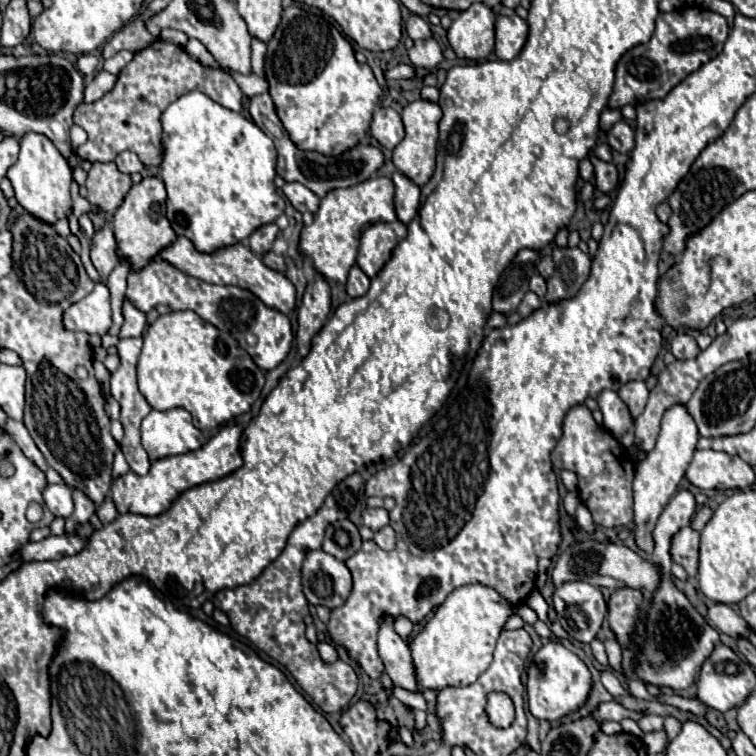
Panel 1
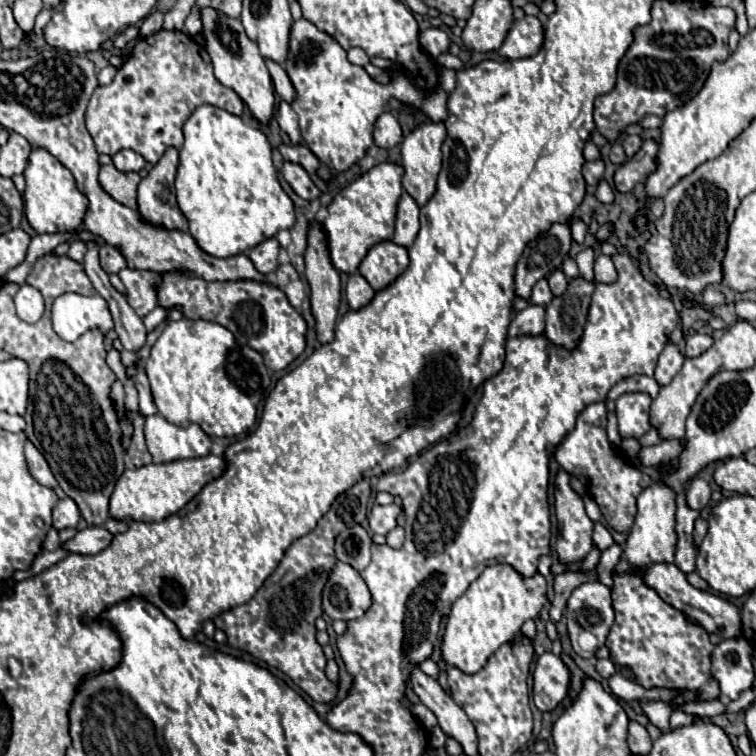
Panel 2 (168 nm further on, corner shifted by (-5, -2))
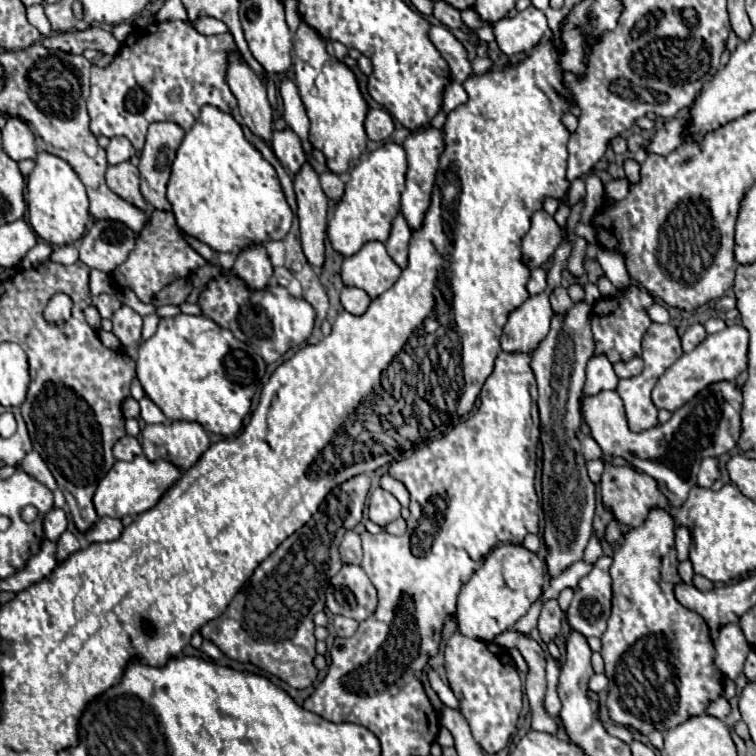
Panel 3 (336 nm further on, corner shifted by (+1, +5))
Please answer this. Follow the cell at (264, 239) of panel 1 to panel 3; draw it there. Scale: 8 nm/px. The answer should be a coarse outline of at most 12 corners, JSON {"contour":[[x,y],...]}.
{"contour":[[263,244],[237,254],[231,270],[249,288],[265,288],[273,266]]}

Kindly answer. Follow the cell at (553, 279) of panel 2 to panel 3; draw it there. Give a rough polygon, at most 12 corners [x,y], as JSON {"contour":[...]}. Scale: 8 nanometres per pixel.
{"contour":[[563,286],[549,294],[555,312],[567,312],[573,306]]}

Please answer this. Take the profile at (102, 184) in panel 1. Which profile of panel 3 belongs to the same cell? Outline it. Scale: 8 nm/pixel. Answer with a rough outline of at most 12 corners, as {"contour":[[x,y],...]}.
{"contour":[[131,162],[107,166],[107,186],[141,210],[139,170]]}

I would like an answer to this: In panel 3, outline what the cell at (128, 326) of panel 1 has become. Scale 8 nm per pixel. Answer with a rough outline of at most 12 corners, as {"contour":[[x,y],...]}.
{"contour":[[151,210],[111,276],[145,304],[203,266],[171,212]]}

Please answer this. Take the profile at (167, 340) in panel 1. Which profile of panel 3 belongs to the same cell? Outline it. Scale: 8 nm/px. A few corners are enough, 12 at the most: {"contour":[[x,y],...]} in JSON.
{"contour":[[207,316],[161,318],[137,378],[169,420],[233,436],[265,376]]}

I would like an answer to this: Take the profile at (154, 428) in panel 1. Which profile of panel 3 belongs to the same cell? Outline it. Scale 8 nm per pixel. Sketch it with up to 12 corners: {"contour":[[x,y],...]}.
{"contour":[[197,422],[147,424],[141,446],[191,468],[209,448]]}

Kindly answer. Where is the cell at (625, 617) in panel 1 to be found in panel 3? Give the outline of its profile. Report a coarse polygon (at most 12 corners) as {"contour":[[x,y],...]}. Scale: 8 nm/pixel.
{"contour":[[663,508],[613,554],[601,636],[615,722],[649,734],[723,690],[707,624],[673,596]]}

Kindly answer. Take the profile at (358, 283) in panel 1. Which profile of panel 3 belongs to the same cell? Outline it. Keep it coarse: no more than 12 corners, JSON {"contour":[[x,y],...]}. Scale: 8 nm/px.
{"contour":[[361,288],[341,290],[341,304],[357,316],[367,310],[369,294]]}

